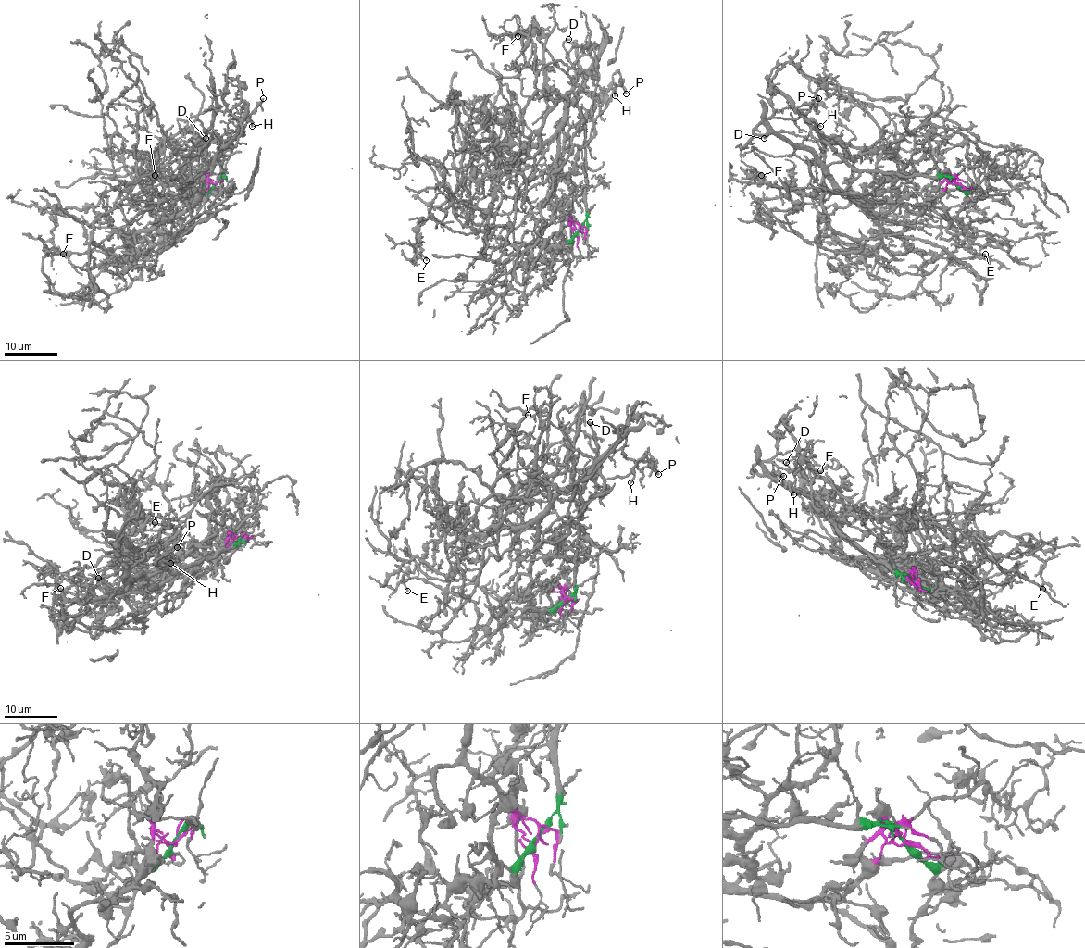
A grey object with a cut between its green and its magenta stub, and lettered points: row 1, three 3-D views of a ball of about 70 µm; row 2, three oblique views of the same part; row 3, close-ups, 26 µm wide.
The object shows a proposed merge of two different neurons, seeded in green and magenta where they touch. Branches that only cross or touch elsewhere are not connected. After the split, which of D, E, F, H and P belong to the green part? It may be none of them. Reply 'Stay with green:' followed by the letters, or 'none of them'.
Stay with green: D, H, P

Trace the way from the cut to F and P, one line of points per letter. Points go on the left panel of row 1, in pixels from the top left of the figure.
F: (217, 181), (189, 205), (202, 192), (183, 193), (182, 182), (165, 170), (155, 170), (151, 178), (155, 175)
P: (217, 181), (223, 176), (223, 154), (231, 147), (229, 141), (248, 122), (250, 114), (263, 98)

